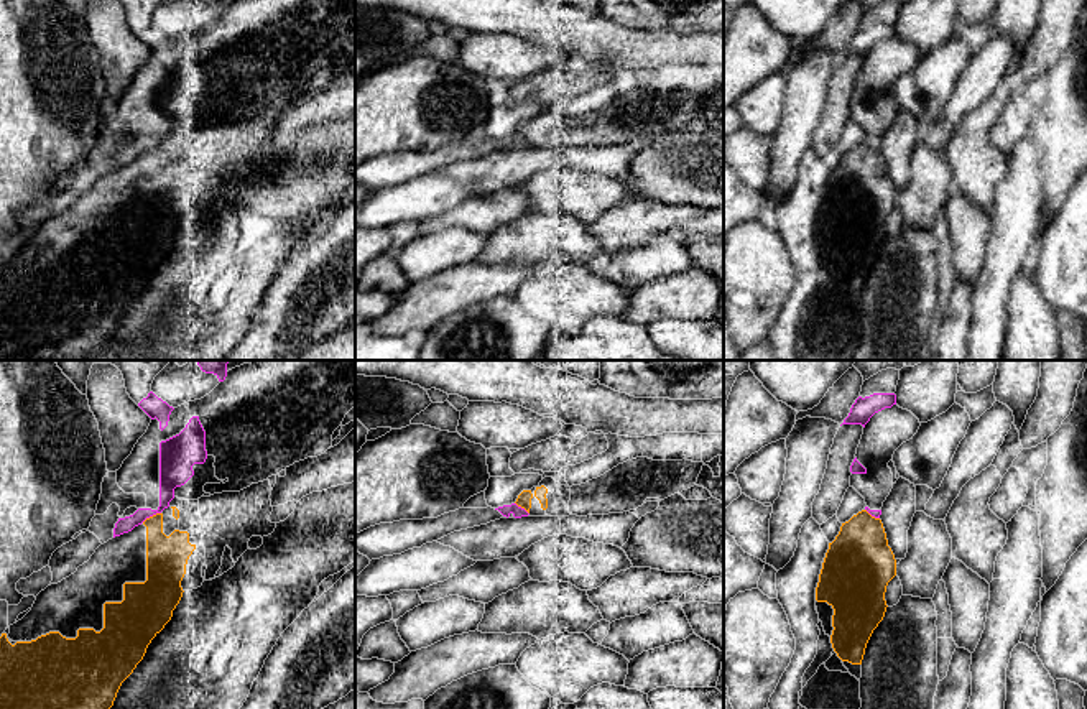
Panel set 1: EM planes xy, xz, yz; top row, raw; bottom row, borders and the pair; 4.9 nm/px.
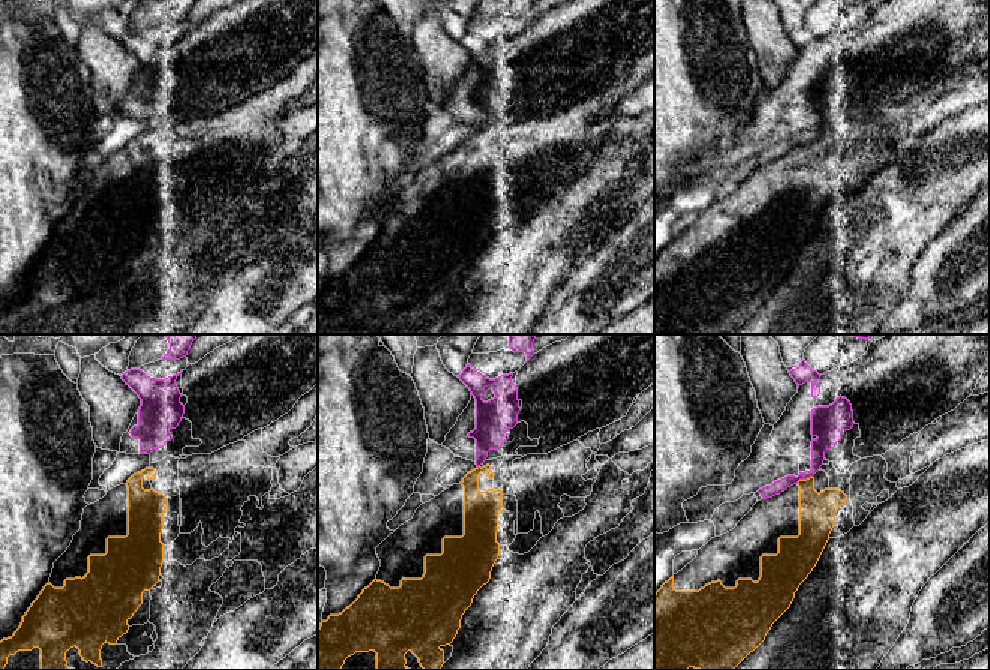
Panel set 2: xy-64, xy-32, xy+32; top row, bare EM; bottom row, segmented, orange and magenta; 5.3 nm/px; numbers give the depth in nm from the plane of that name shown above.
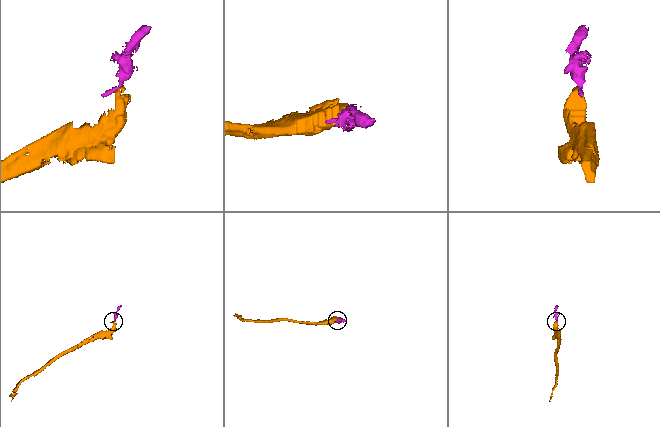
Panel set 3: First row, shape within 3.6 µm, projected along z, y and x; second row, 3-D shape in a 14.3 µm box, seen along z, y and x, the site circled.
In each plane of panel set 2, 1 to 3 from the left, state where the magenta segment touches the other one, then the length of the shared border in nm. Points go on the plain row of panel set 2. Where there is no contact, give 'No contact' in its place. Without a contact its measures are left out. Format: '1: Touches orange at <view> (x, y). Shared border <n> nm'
1: No contact
2: No contact
3: Touches orange at xy+32 (804, 144). Shared border 100 nm

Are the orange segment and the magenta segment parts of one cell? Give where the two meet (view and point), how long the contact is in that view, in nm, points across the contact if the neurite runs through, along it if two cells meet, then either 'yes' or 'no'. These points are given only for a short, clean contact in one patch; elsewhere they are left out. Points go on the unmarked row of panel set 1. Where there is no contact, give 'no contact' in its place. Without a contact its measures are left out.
xy (150, 148) | 110 nm | no

